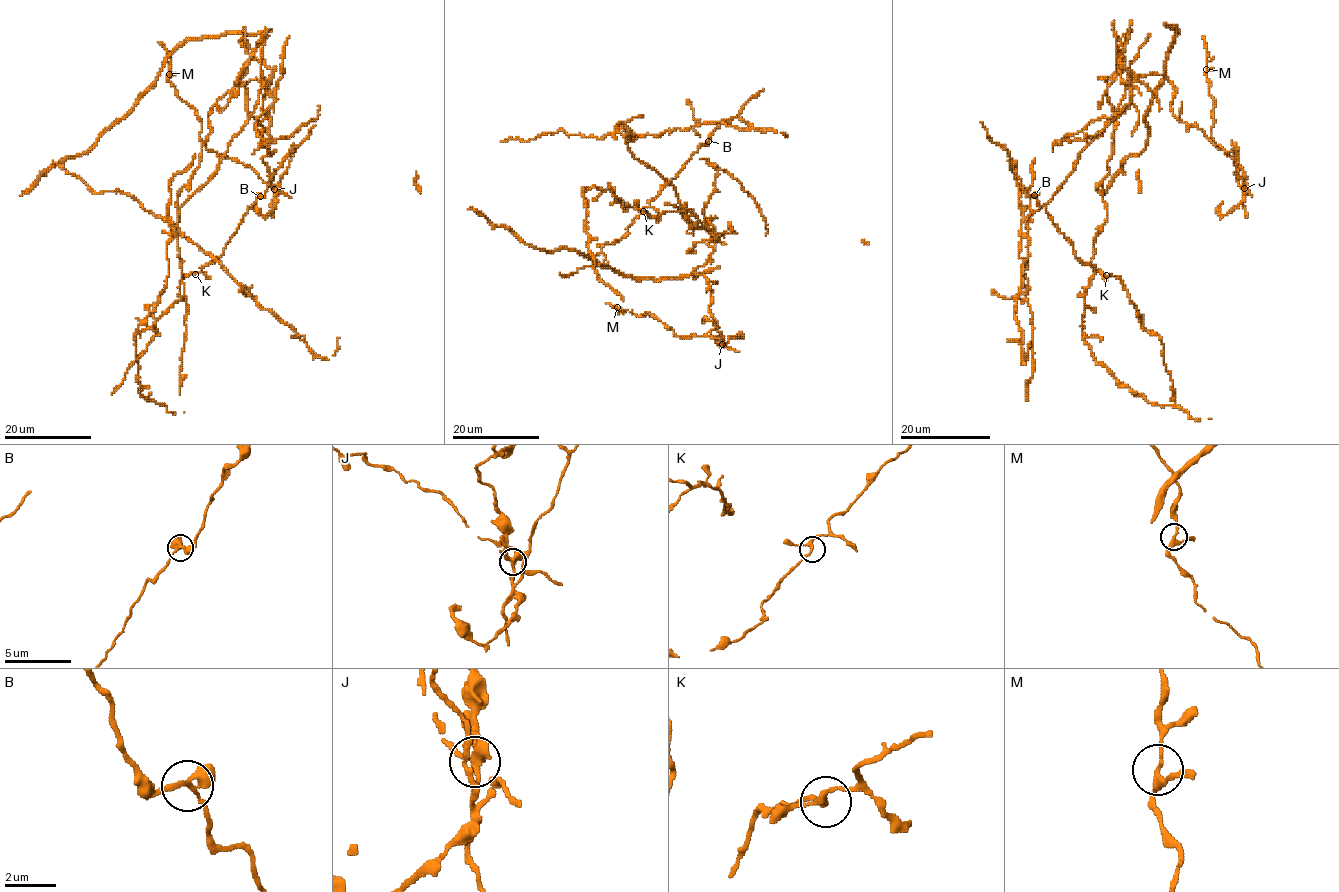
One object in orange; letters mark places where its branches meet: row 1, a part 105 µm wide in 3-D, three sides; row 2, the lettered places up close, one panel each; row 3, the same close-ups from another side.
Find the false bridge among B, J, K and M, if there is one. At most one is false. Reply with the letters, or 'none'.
J

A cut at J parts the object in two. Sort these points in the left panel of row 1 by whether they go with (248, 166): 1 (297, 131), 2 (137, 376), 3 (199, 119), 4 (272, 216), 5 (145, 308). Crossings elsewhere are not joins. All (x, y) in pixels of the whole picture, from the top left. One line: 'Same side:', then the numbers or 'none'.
Same side: 3

